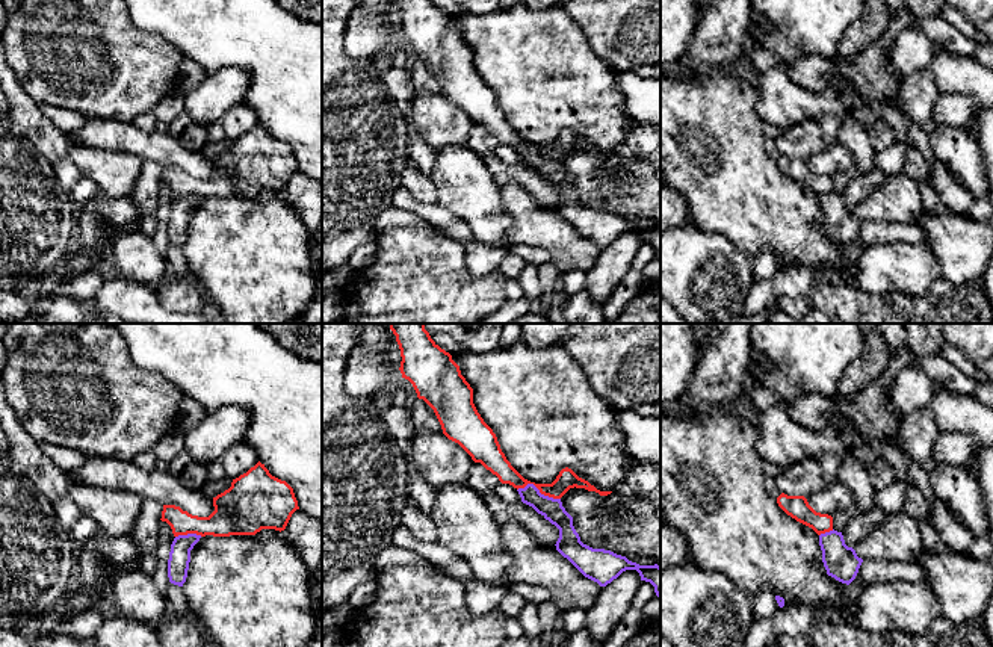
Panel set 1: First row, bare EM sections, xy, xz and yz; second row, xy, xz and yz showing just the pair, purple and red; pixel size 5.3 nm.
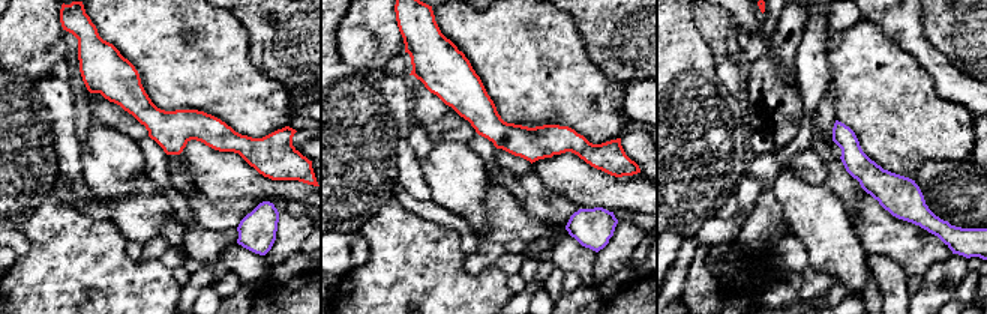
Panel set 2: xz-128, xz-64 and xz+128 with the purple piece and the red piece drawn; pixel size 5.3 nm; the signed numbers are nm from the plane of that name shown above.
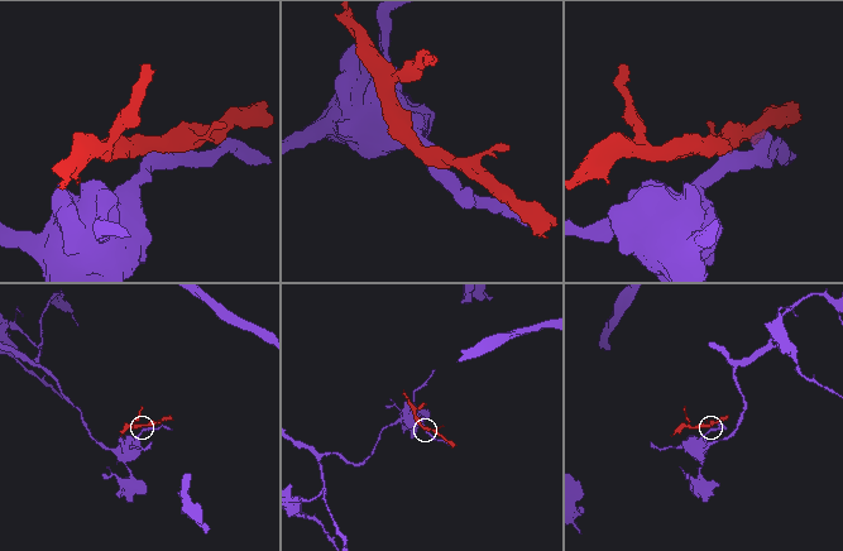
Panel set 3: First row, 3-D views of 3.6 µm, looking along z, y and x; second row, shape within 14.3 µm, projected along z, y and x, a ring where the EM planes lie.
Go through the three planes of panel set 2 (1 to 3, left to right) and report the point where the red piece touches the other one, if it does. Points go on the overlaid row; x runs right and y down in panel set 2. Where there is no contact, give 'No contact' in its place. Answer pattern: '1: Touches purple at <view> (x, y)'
1: No contact
2: No contact
3: No contact

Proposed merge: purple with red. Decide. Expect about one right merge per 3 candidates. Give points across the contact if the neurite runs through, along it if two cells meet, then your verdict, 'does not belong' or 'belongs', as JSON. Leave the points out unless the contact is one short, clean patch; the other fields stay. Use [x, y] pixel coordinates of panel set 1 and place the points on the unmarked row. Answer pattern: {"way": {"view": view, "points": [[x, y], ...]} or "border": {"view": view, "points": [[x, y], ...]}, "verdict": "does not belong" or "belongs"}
{"border": {"view": "xz", "points": [[517, 150], [532, 145], [541, 154], [559, 160]]}, "verdict": "does not belong"}

